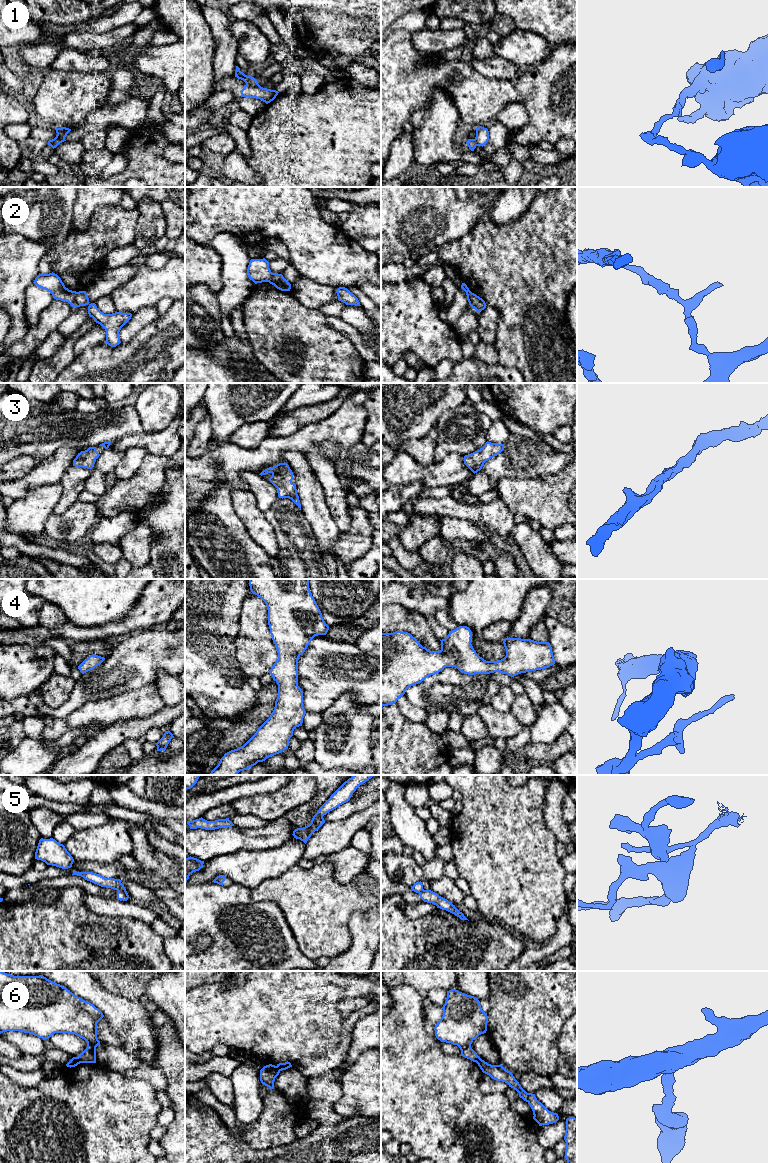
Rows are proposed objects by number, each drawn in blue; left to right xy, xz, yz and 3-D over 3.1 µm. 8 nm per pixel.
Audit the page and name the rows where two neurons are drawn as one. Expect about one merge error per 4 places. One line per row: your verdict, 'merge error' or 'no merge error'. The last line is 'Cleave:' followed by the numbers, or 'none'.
1: merge error
2: merge error
3: no merge error
4: no merge error
5: merge error
6: merge error
Cleave: 1, 2, 5, 6

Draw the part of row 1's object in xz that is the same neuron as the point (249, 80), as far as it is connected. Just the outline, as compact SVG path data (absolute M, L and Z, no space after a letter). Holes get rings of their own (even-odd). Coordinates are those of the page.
M236 66L235 77L243 80L248 85L254 86L258 83L258 81L254 77L247 76L243 72L241 72L238 66Z

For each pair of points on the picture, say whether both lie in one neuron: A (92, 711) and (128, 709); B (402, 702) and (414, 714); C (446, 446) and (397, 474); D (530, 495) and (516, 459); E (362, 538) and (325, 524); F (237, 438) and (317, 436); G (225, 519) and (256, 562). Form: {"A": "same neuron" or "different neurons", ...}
{"A": "same neuron", "B": "same neuron", "C": "different neurons", "D": "different neurons", "E": "different neurons", "F": "different neurons", "G": "same neuron"}

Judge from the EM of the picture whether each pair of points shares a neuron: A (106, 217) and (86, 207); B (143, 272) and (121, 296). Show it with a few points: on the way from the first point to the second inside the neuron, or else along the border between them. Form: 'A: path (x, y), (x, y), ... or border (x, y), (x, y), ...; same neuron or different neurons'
A: border (117, 204), (98, 207), (88, 225), (80, 229); different neurons
B: path (140, 278), (127, 291); same neuron

